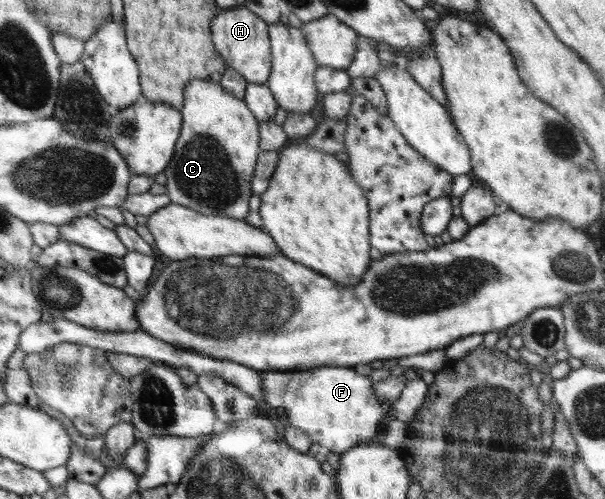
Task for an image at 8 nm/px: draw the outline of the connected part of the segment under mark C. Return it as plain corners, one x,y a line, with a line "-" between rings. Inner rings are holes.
192,80
185,90
185,106
181,109
184,123
177,150
164,171
166,195
172,203
186,205
205,216
228,216
239,220
247,217
251,184
257,170
259,154
259,122
246,101
227,92
217,81

